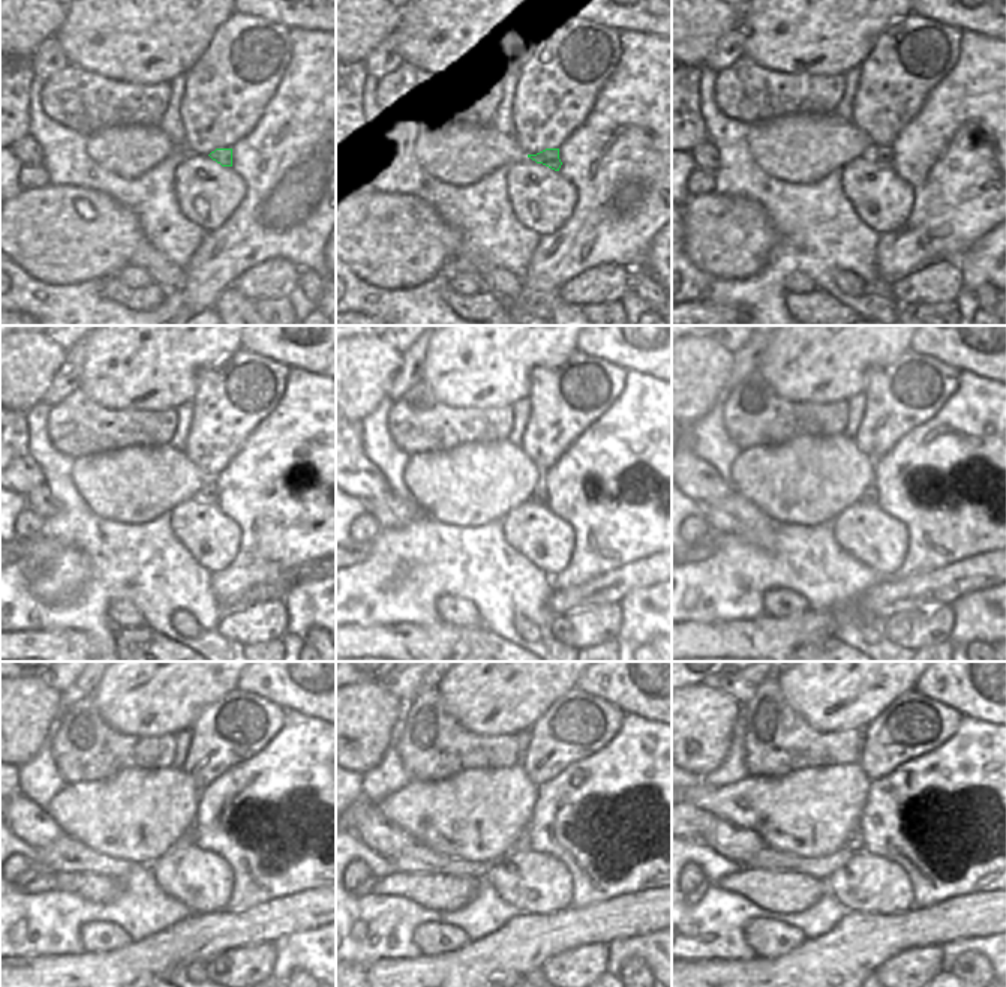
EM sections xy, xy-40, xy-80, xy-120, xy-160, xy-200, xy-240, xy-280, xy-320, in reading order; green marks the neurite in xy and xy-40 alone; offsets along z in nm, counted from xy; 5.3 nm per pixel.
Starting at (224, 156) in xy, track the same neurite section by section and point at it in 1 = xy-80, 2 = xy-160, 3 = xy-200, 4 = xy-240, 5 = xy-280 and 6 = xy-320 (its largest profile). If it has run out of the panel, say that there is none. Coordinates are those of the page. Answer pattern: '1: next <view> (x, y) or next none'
1: next xy-80 (879, 155)
2: next xy-160 (538, 494)
3: next xy-200 (870, 495)
4: next xy-240 (189, 836)
5: next xy-280 (522, 840)
6: next xy-320 (853, 842)

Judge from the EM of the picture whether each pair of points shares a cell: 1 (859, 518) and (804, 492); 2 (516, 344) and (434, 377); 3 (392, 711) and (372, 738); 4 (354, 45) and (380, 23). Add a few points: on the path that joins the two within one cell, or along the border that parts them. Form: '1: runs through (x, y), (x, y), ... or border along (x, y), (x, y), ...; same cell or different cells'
1: border along (859, 500), (846, 507), (831, 522); different cells
2: runs through (495, 344), (491, 344), (470, 365), (455, 372); same cell
3: runs through (386, 717), (372, 732); same cell
4: runs through (360, 39), (374, 26); same cell

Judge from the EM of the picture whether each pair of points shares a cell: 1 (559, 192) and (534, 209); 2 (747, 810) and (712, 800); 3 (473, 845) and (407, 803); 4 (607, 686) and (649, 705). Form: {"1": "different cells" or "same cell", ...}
{"1": "same cell", "2": "same cell", "3": "same cell", "4": "same cell"}

